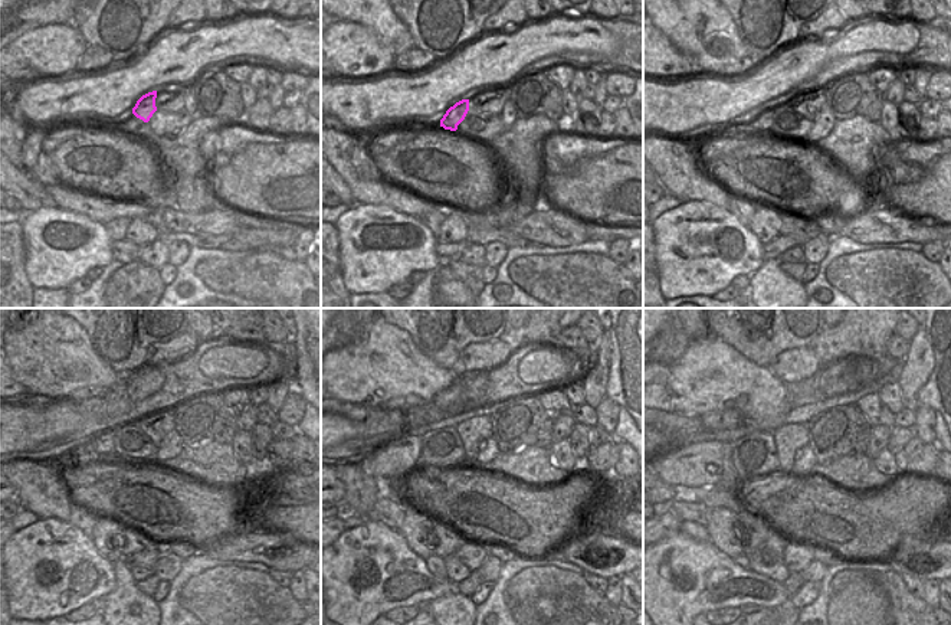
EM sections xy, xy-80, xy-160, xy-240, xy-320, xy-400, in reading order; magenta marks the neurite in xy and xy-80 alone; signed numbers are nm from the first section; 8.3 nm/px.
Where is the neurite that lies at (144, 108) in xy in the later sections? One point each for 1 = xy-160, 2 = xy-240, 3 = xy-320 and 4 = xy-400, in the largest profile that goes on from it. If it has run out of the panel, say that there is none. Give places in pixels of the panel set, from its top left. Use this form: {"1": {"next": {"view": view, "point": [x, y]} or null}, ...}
{"1": {"next": {"view": "xy-160", "point": [761, 123]}}, "2": {"next": {"view": "xy-240", "point": [102, 447]}}, "3": {"next": {"view": "xy-320", "point": [400, 455]}}, "4": {"next": {"view": "xy-400", "point": [697, 464]}}}

